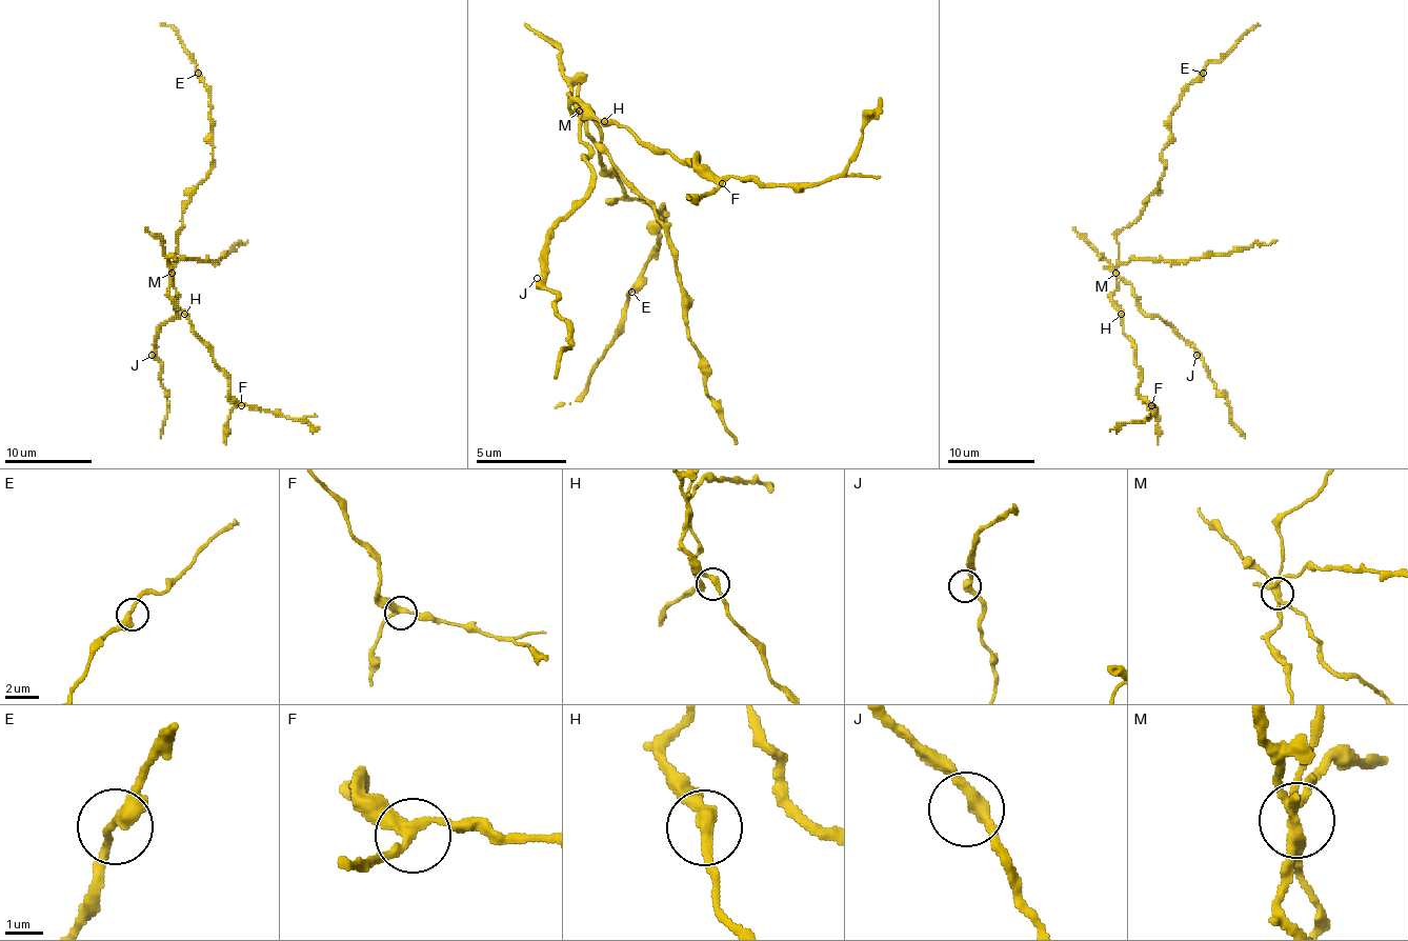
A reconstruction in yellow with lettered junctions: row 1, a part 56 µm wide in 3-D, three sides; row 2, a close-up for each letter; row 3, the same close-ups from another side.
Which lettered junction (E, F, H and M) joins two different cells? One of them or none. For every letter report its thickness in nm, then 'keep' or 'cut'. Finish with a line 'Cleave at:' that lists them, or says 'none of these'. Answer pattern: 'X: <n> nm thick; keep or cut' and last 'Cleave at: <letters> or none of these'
E: 320 nm thick; keep
F: 260 nm thick; keep
H: 320 nm thick; keep
M: 280 nm thick; cut
Cleave at: M

